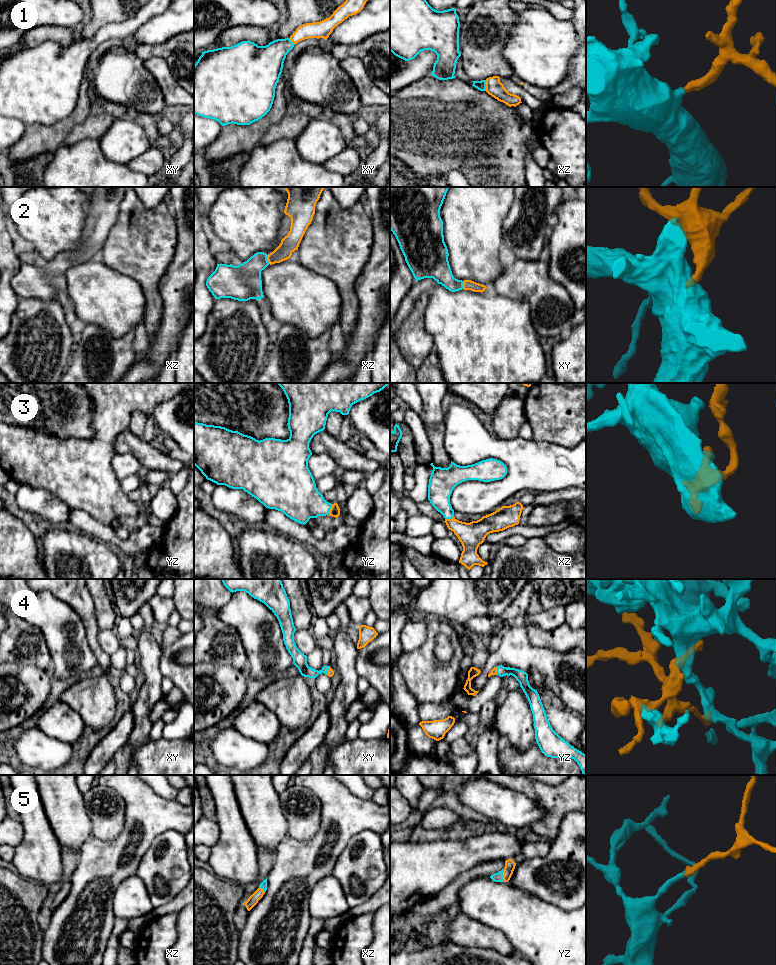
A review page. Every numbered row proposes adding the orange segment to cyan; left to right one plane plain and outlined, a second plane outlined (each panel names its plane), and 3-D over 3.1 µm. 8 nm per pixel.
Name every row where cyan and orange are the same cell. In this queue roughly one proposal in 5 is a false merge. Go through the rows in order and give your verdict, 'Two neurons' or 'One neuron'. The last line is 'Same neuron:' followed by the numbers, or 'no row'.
1: One neuron
2: One neuron
3: One neuron
4: One neuron
5: One neuron
Same neuron: 1, 2, 3, 4, 5

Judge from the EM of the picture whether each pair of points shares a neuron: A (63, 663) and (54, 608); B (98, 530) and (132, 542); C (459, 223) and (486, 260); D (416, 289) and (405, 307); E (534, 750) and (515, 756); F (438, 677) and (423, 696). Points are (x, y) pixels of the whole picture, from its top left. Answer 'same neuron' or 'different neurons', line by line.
A: same neuron
B: same neuron
C: same neuron
D: same neuron
E: same neuron
F: same neuron

